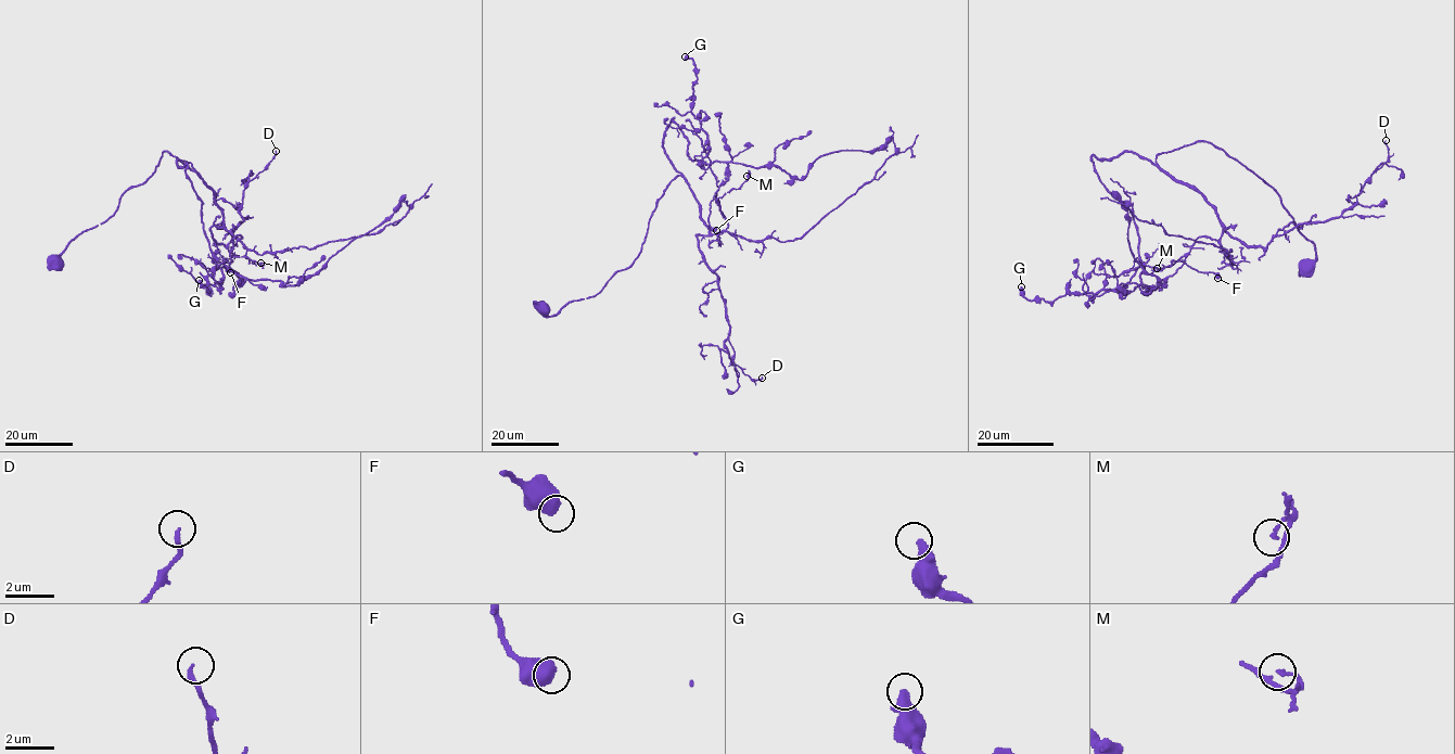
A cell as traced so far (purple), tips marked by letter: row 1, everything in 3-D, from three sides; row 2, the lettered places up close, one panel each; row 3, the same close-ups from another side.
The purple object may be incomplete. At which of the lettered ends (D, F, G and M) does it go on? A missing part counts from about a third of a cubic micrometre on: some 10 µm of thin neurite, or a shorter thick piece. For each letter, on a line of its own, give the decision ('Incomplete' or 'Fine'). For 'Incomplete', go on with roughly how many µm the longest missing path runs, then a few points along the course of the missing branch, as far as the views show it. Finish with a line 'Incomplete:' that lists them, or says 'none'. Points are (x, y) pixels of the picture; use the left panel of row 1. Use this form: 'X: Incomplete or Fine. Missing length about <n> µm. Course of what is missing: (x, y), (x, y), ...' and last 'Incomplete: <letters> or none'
D: Fine
F: Fine
G: Fine
M: Fine
Incomplete: none

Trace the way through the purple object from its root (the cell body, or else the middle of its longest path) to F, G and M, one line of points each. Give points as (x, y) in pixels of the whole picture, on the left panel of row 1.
F: (58, 263), (167, 151), (195, 170), (177, 161), (202, 202), (211, 253), (242, 280), (226, 258), (230, 272)
G: (58, 263), (167, 151), (195, 170), (177, 161), (188, 165), (222, 275), (205, 285), (211, 292), (199, 280)
M: (58, 263), (164, 151), (213, 190), (224, 226), (242, 237), (230, 255), (260, 263)

